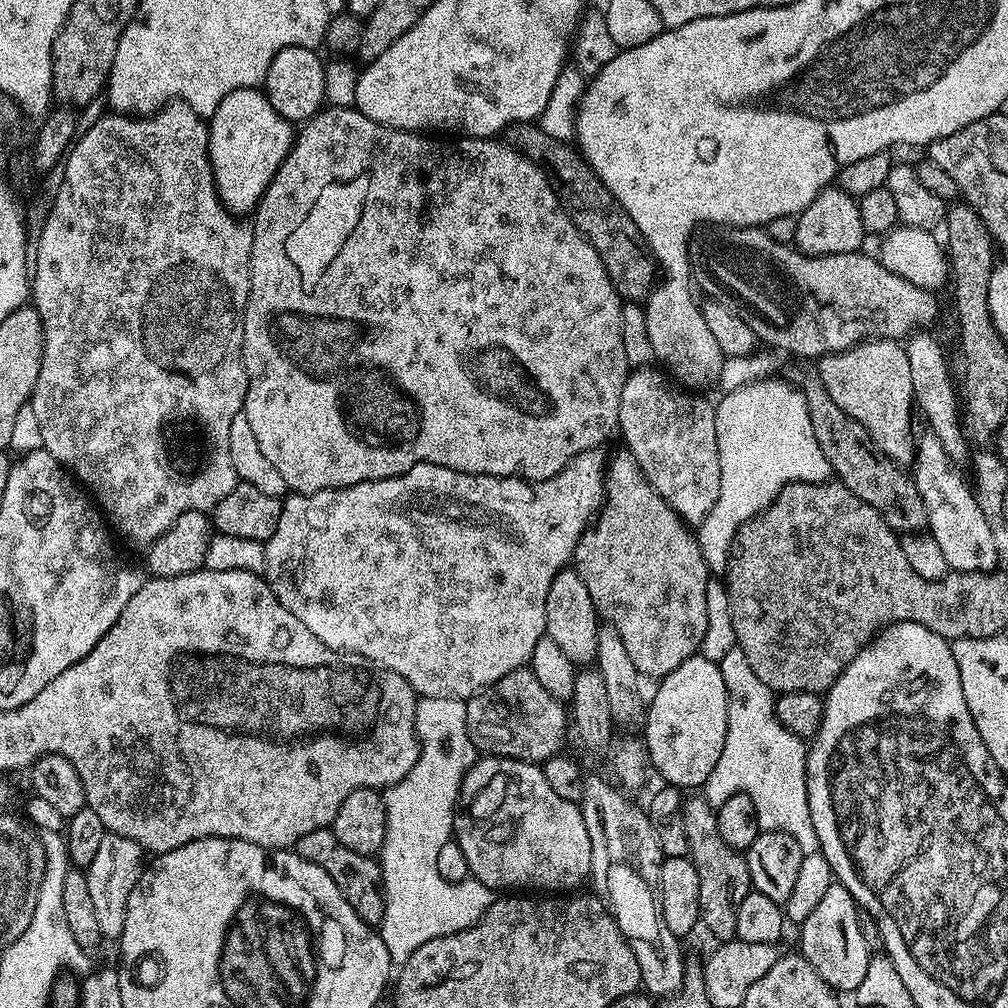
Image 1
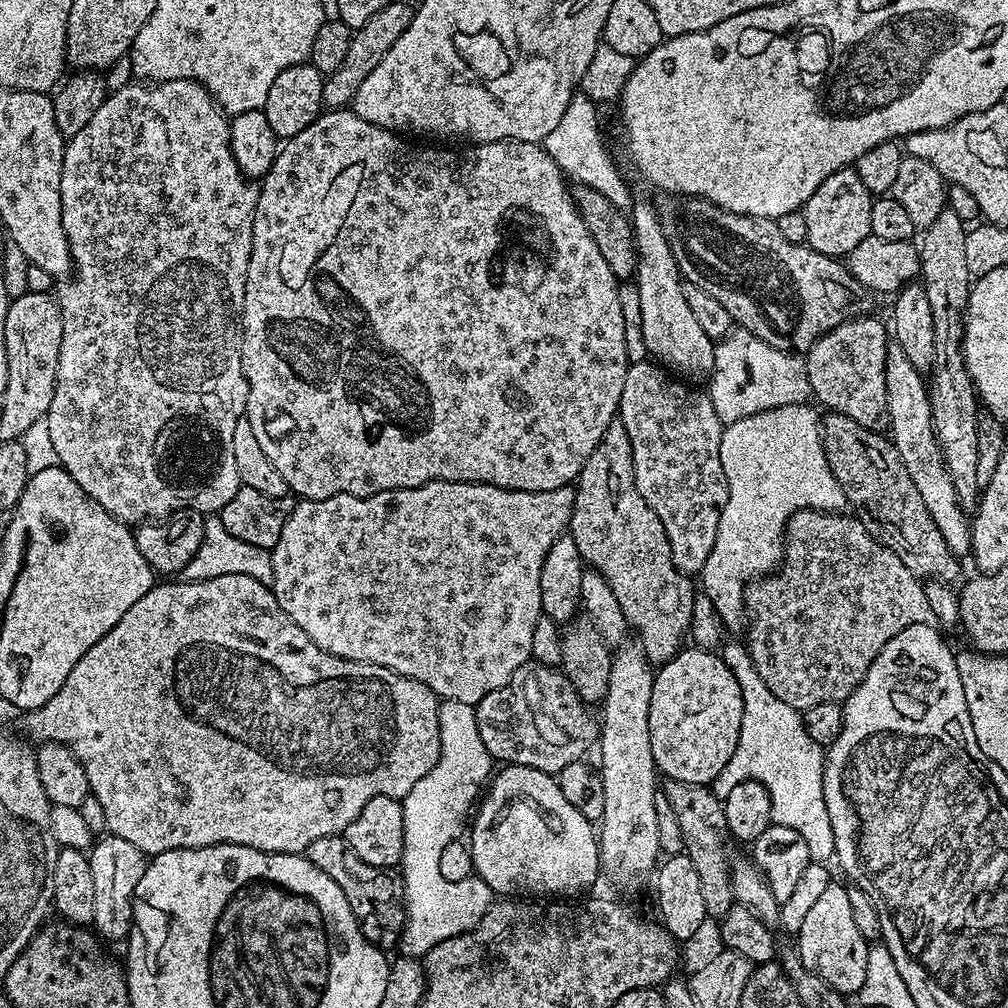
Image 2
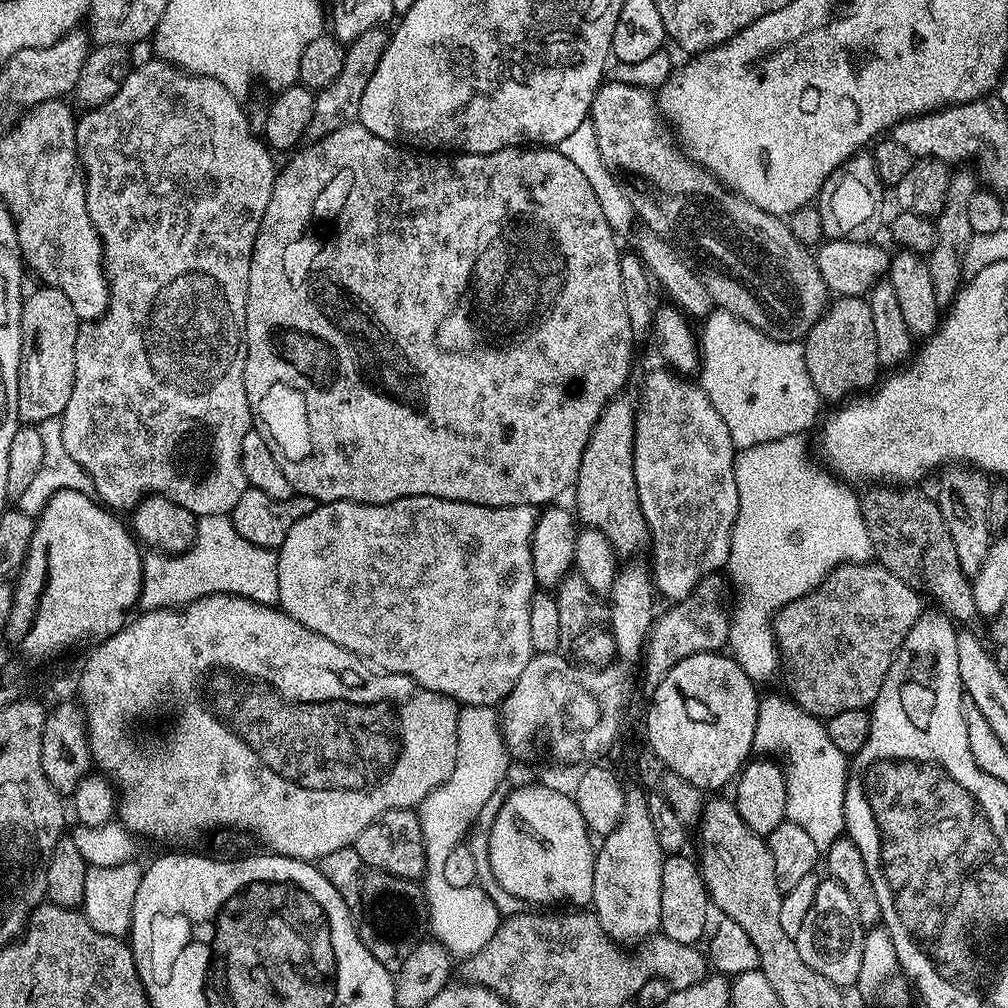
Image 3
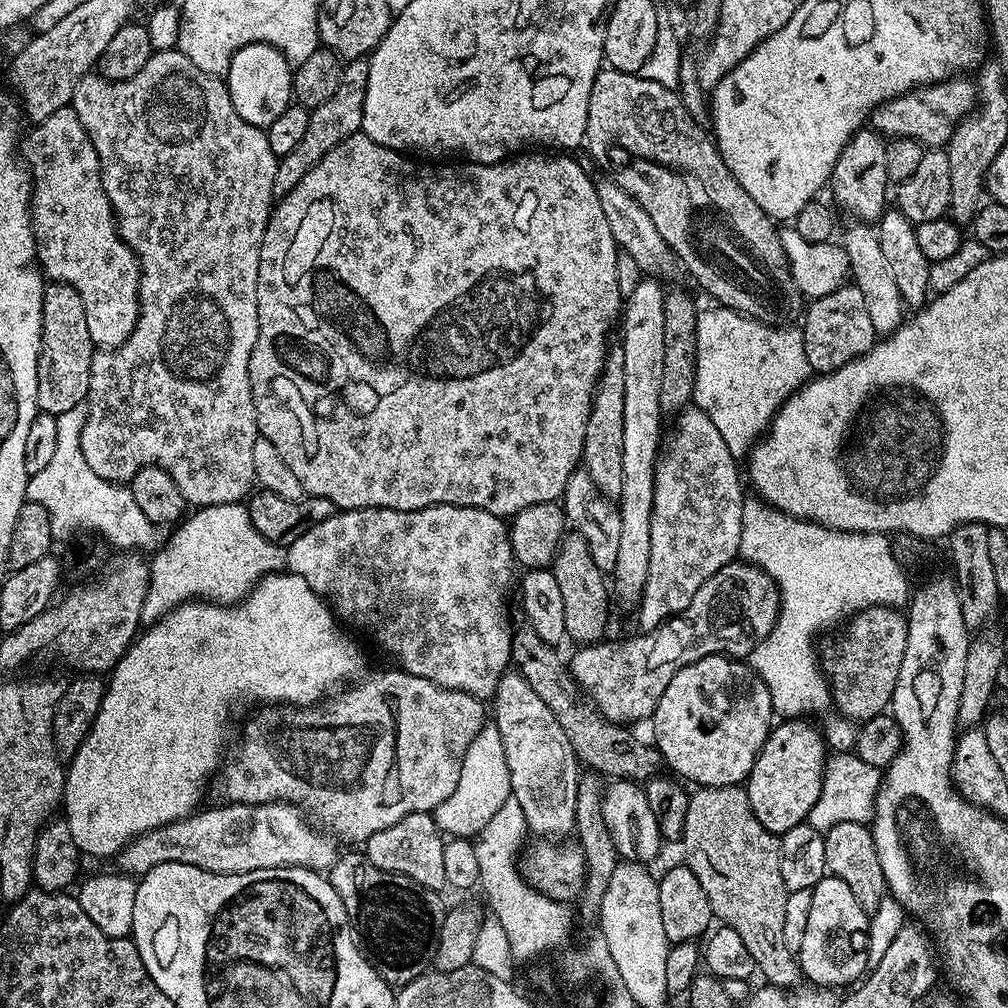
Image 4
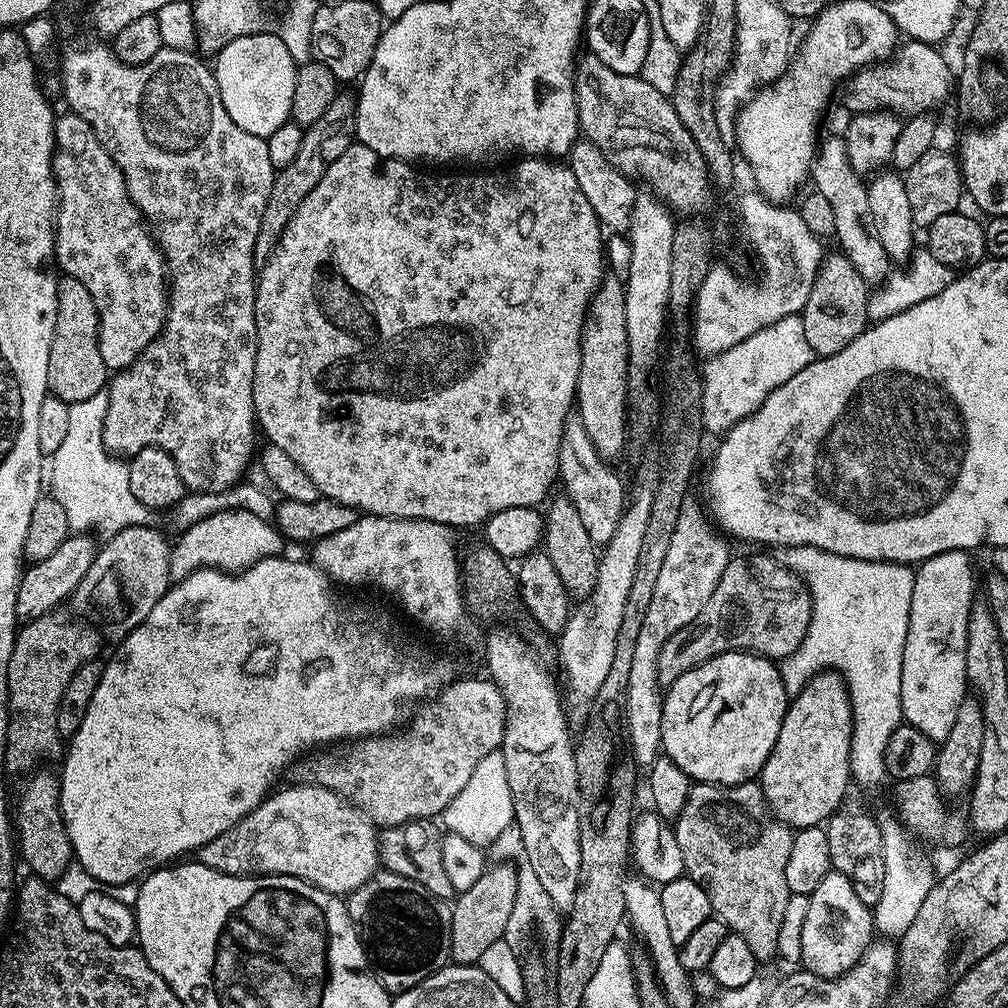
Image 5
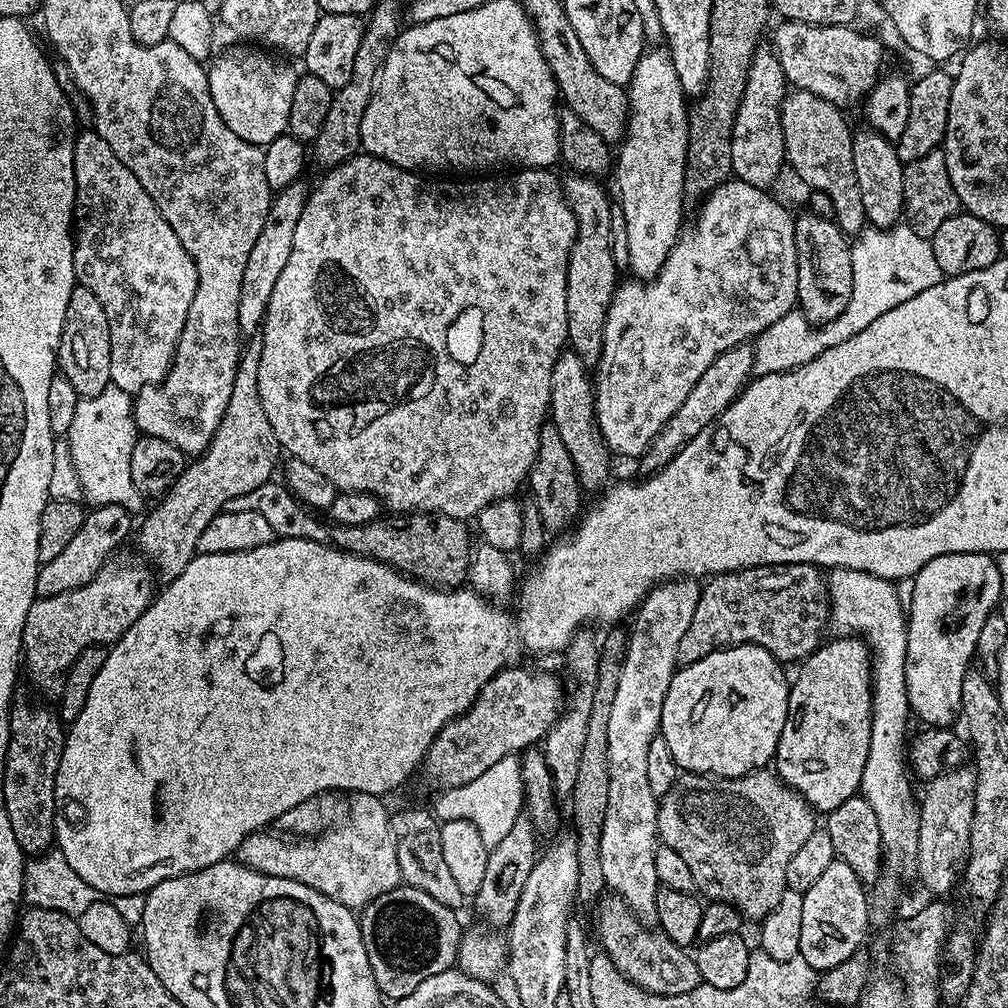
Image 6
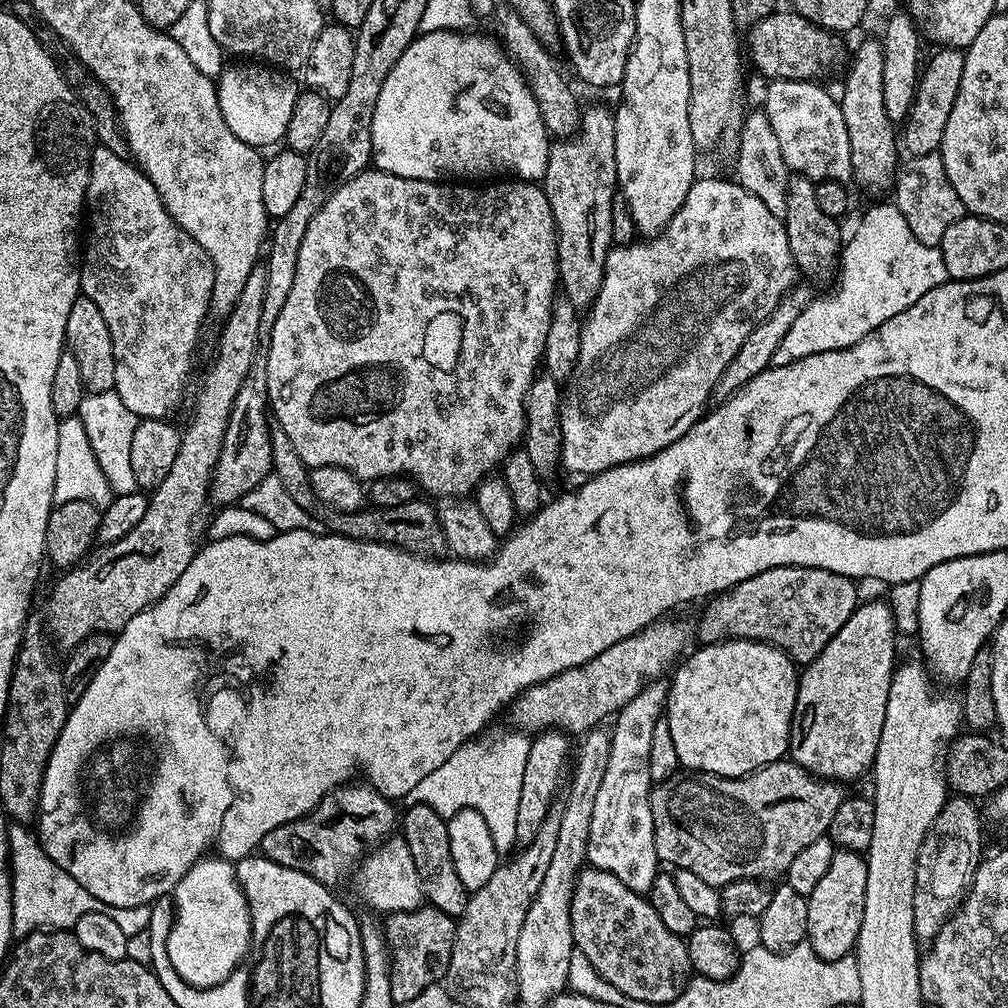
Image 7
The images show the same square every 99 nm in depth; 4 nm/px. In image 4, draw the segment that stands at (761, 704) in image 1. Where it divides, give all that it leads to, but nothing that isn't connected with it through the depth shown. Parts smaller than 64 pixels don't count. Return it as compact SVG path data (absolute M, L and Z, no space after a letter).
M851 751L829 755L824 765L824 781L818 794L818 802L814 802L806 823L825 833L838 826L838 822L862 824L871 821L881 779L881 769L872 767Z

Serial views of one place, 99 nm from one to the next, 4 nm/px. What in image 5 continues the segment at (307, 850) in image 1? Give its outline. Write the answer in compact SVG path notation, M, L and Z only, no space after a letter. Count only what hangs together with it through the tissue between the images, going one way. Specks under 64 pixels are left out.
M378 870L346 897L348 918L364 945L369 965L382 987L399 994L418 986L452 960L452 910L449 901L430 895L418 882Z

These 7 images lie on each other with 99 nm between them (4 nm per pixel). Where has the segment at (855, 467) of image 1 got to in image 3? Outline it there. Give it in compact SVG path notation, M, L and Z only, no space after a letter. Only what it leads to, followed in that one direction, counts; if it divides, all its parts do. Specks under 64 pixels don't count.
M872 486L865 495L861 495L861 508L870 534L873 555L877 563L902 578L921 595L930 594L939 603L937 605L941 611L953 621L962 624L975 620L977 613L971 579L961 570L941 510L933 497L927 497L916 490Z

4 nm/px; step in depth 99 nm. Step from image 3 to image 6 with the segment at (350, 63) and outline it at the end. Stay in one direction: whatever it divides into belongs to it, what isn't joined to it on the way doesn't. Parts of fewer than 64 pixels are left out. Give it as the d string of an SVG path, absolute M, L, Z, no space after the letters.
M303 179L295 180L273 195L270 210L262 222L262 234L258 234L250 250L250 258L246 258L246 270L242 270L242 290L238 293L238 326L241 333L256 334L261 331L270 294L274 294L274 285L286 267L290 250L294 250L294 230L298 227L298 218L302 218L310 191L309 185L304 183Z

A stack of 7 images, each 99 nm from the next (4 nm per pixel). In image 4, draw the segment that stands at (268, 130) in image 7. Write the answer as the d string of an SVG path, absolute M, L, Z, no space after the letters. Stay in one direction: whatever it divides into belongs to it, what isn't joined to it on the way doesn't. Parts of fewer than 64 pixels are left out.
M252 43L232 55L224 75L235 112L250 125L267 129L291 105L292 68L285 56L266 43Z

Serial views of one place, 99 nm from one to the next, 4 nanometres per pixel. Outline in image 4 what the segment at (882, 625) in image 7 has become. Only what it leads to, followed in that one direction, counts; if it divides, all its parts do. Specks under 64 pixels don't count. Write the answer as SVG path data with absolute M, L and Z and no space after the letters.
M807 719L777 723L768 733L766 742L750 770L746 787L750 810L766 830L782 834L807 821L824 781L826 741L824 733Z

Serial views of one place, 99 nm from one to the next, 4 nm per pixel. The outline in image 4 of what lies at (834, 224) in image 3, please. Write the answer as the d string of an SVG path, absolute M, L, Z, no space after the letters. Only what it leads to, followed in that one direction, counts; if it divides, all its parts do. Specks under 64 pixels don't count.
M875 130L855 132L846 142L842 154L832 171L830 181L831 199L837 205L841 204L848 212L853 212L860 222L876 222L884 215L886 203L884 199L890 196L890 181L886 174L886 140Z

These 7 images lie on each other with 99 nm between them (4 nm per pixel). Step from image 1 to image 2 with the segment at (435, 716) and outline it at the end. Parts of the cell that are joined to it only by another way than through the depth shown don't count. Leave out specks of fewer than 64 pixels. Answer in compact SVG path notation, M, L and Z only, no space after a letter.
M440 700L438 728L440 754L434 770L430 770L426 778L414 782L414 790L410 790L402 797L404 853L399 867L404 868L402 879L404 909L407 915L416 912L416 900L420 900L420 890L424 890L426 878L442 878L442 870L438 870L442 850L446 850L446 846L450 846L452 840L459 840L465 835L470 813L481 799L494 772L492 755L486 750L482 734L478 732L476 710L473 705L457 700Z

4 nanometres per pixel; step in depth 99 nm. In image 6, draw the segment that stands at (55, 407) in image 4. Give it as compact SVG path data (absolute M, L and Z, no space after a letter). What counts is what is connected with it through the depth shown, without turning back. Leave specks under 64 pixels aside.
M79 286L70 294L70 302L66 305L66 322L62 330L58 353L58 372L66 378L66 382L70 382L70 386L74 386L74 390L81 398L102 394L102 390L106 390L112 382L110 378L110 322L106 322L106 310L102 310L102 302L94 298L91 290Z

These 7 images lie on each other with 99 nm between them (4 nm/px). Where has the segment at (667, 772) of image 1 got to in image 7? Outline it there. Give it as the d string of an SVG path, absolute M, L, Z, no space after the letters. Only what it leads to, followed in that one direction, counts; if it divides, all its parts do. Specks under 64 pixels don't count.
M723 640L721 644L706 644L697 647L697 649L697 652L688 661L685 659L671 673L670 683L668 685L666 717L681 765L693 772L708 772L711 776L734 777L749 776L751 772L758 770L762 766L766 766L770 762L785 759L788 752L788 739L792 736L792 715L794 714L794 706L796 705L797 665L793 664L791 658L782 650L778 650L772 644L764 644L760 640Z

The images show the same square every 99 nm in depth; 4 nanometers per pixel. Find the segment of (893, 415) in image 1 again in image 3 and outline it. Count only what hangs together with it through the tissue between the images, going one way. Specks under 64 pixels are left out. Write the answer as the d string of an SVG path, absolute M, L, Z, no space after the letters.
M864 296L833 299L802 343L808 377L810 382L814 382L814 390L820 395L821 401L840 402L849 394L871 389L877 383L876 372L879 373L881 367L878 362L878 342L874 339L874 314L870 314L870 306Z

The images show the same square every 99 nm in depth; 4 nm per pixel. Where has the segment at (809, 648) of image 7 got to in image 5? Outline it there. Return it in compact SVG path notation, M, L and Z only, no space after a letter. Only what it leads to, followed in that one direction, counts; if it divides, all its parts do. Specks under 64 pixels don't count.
M736 556L729 559L726 570L722 570L722 578L718 578L718 586L714 586L714 594L702 610L698 610L698 618L690 622L682 630L678 630L672 638L662 646L662 654L658 654L658 682L662 686L673 684L682 674L702 666L715 656L727 652L754 652L758 656L767 656L773 662L779 662L798 648L812 617L812 599L803 578L796 576L779 559L772 556Z

